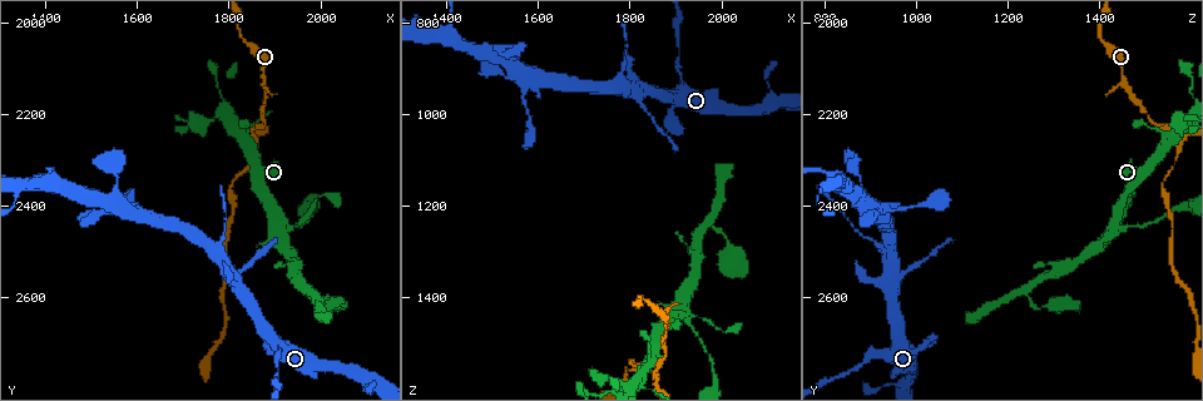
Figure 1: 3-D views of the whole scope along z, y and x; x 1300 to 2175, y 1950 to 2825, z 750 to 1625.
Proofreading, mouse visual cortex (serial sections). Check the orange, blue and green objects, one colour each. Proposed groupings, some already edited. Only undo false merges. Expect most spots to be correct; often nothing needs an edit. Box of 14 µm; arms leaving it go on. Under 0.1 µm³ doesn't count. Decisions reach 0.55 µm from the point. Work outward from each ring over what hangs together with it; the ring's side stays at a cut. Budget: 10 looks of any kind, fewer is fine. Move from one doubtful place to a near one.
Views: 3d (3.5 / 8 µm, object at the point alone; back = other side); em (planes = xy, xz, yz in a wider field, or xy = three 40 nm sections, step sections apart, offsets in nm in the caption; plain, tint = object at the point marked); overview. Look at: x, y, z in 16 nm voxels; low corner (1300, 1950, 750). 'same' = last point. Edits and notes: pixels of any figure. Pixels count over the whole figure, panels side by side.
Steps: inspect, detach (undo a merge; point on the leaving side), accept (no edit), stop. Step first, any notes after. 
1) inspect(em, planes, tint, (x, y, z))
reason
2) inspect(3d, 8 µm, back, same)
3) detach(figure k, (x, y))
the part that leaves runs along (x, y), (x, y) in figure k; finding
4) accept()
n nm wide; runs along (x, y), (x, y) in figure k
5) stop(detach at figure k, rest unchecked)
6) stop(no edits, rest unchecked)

inspect(3d, 8 µm, (1775, 2210, 1575))
thin neck

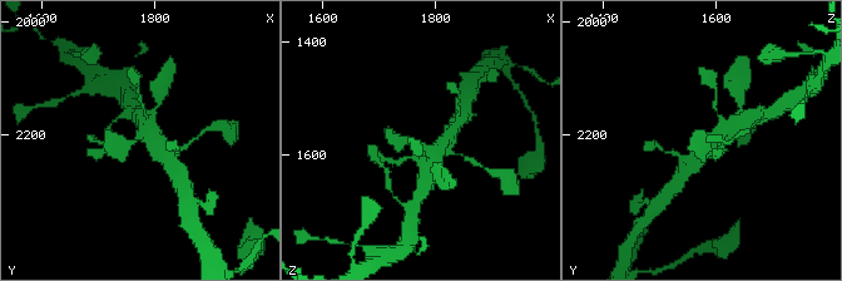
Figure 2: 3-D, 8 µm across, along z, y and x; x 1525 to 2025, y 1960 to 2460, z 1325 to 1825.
inspect(em, xy, step 1, tint, (1775, 2205, 1580))
now the EM

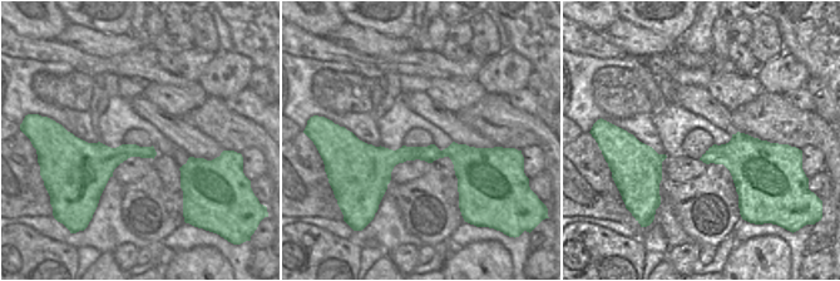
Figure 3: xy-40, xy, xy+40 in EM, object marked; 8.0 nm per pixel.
accept()
all the same cell

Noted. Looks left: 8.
inspect(3d, 3.5 µm, (1915, 2720, 915))
thin neck

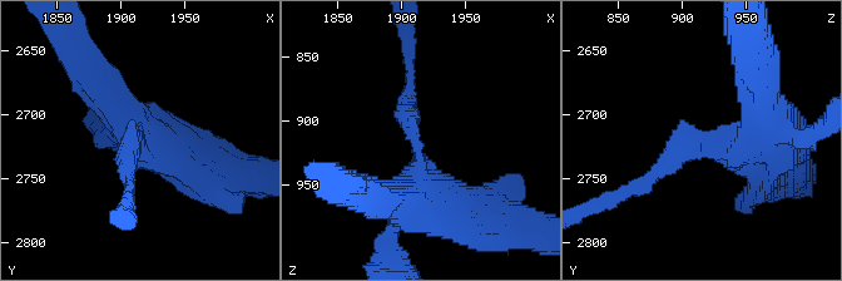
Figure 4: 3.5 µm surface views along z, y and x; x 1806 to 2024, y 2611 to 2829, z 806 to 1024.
inspect(em, planes, tint, (1908, 2722, 914))
arms of 200, 400 nm

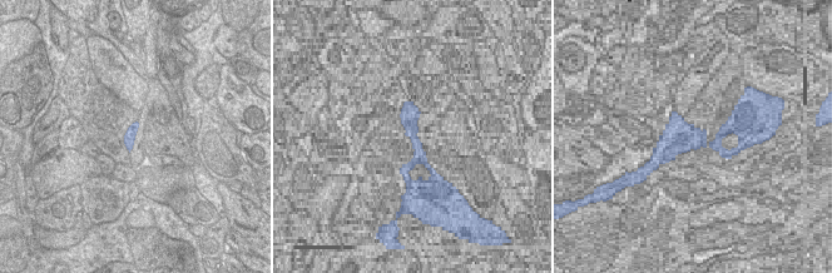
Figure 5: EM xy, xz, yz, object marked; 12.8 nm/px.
accept()
140 nm wide; runs along (771, 128), (687, 143), (635, 190) in figure 4; continuous, no second cell

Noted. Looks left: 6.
inspect(3d, 3.5 µm, (1540, 2390, 885))
sudden change in width

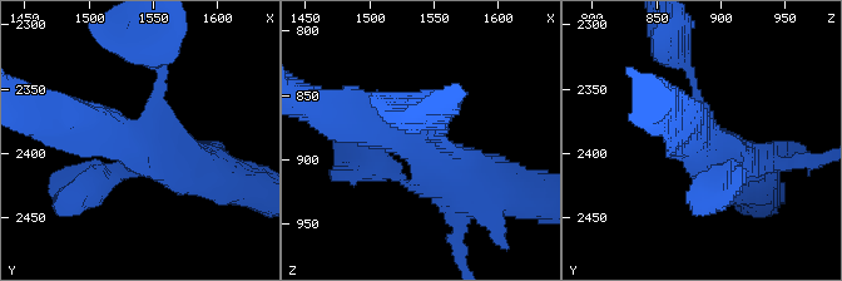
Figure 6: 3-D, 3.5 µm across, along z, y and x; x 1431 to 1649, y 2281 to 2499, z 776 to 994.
inspect(em, xy, step 2, tint, (1536, 2388, 888))

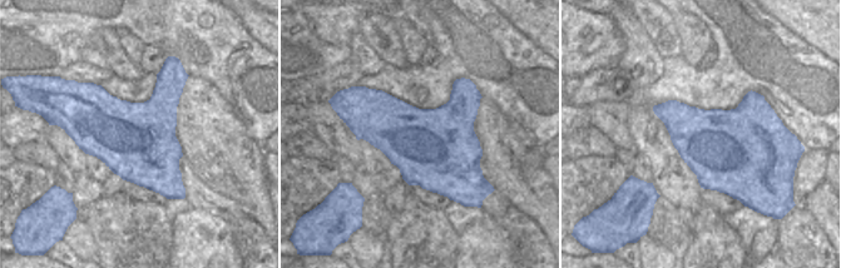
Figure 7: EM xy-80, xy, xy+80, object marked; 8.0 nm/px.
accept()
4 arms; runs along (484, 183), (396, 129), (346, 116) in figure 6; continuous, no second cell

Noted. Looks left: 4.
inspect(3d, 8 µm, (1920, 2450, 1435))
arms part here

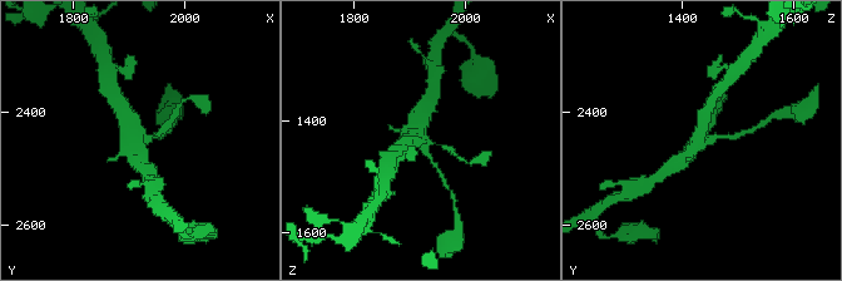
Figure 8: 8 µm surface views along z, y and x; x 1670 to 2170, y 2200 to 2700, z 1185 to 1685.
inspect(3d, 3.5 µm, (1915, 2450, 1435))

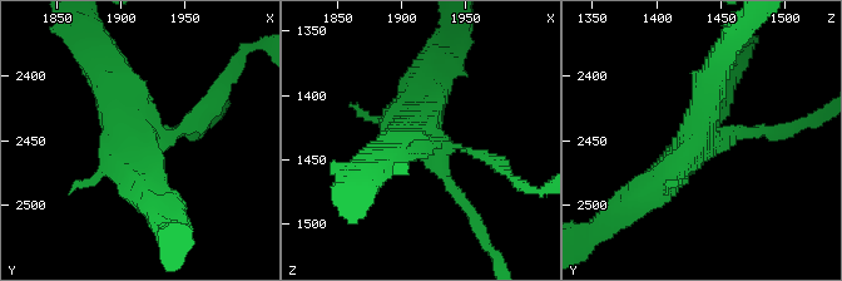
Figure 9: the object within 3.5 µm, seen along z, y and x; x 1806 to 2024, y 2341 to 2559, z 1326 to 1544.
inspect(em, xy, step 3, tint, (1914, 2446, 1434))

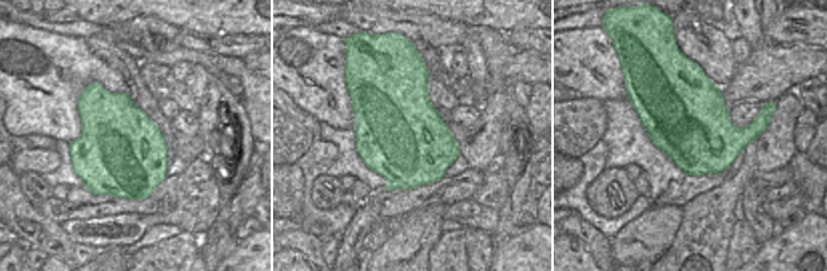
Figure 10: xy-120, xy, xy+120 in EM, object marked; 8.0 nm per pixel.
accept()
runs along (719, 67), (697, 143), (642, 197) in figure 9; all the same cell

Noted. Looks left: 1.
stop(no edits, rest unchecked)

